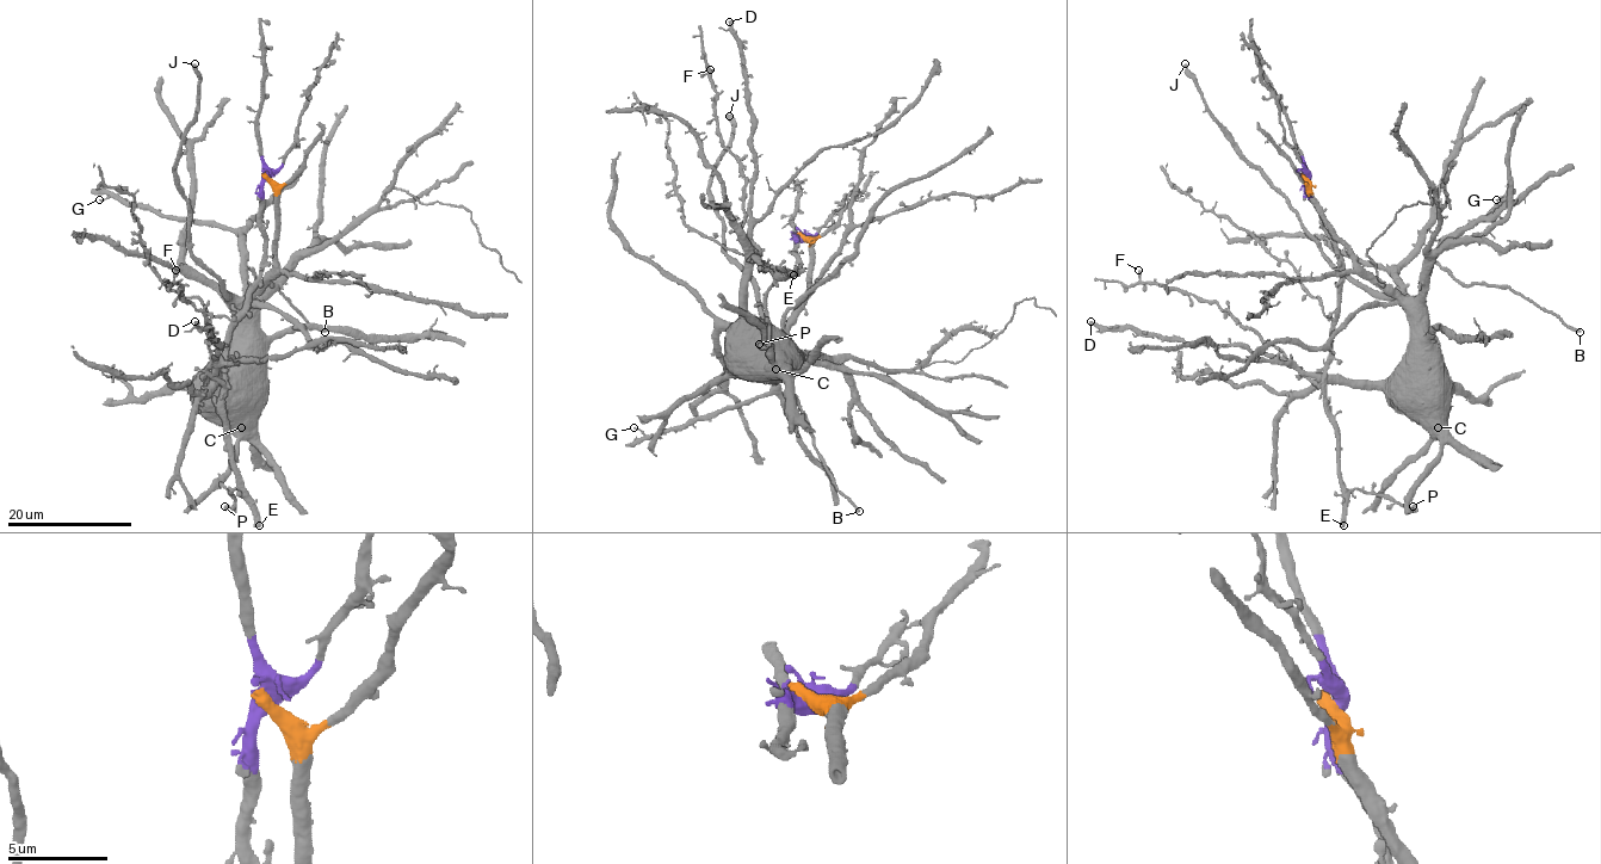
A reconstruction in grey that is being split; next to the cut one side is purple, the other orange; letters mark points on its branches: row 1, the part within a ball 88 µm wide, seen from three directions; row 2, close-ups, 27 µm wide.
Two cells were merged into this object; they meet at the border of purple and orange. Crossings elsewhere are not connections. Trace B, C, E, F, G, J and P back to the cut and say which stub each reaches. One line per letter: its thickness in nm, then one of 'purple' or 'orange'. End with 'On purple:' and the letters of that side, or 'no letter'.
B: calibre 360 nm; orange
C: calibre 280 nm; orange
E: calibre 600 nm; purple
F: calibre 500 nm; purple
G: calibre 130 nm; orange
J: calibre 480 nm; orange
P: calibre 500 nm; purple
On purple: E, F, P

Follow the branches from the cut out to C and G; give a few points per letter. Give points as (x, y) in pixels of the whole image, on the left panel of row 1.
C: (266, 177), (274, 203), (274, 269), (254, 296), (257, 388), (253, 401), (243, 413), (246, 431), (241, 426)
G: (266, 177), (273, 191), (274, 269), (248, 296), (246, 248), (232, 230), (160, 215), (115, 197), (99, 199)

